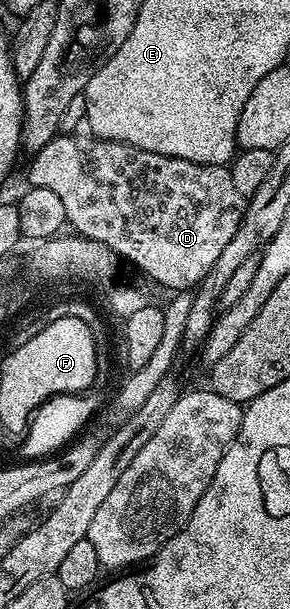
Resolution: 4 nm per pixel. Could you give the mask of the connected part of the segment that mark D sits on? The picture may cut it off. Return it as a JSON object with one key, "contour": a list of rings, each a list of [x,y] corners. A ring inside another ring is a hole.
{"contour":[[[59,135],[50,140],[38,153],[33,154],[30,160],[30,181],[29,184],[36,188],[51,190],[57,194],[61,202],[64,203],[64,215],[66,225],[79,237],[87,237],[104,247],[108,247],[119,258],[131,261],[142,273],[147,273],[158,285],[163,285],[169,291],[190,291],[198,286],[212,271],[212,263],[220,259],[220,254],[224,251],[224,246],[236,235],[236,227],[240,227],[240,219],[246,210],[247,198],[236,191],[236,186],[232,183],[232,175],[226,165],[197,165],[184,159],[176,159],[168,155],[156,155],[152,151],[137,149],[131,145],[125,145],[119,141],[104,141],[95,139],[93,136],[86,137],[65,137]]]}

